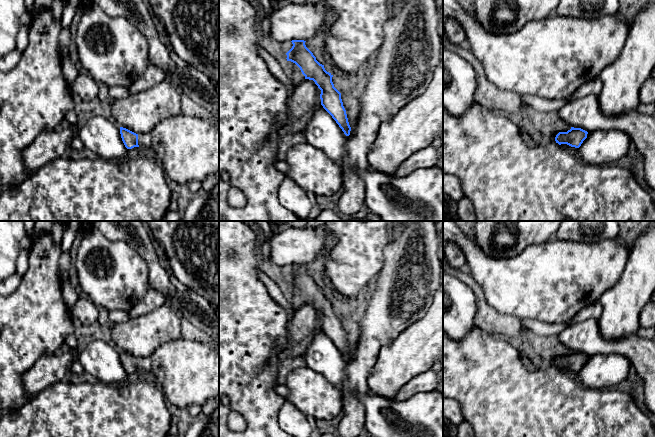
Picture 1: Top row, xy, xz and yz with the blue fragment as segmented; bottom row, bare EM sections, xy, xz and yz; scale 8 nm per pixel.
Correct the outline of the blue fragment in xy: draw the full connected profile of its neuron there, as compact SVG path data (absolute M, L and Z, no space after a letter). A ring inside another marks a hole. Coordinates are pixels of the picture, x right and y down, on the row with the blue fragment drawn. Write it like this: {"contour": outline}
{"contour": "M180 113L148 133L136 134L120 127L120 134L127 149L152 149L167 178L178 184L219 175L219 125L209 120Z"}

